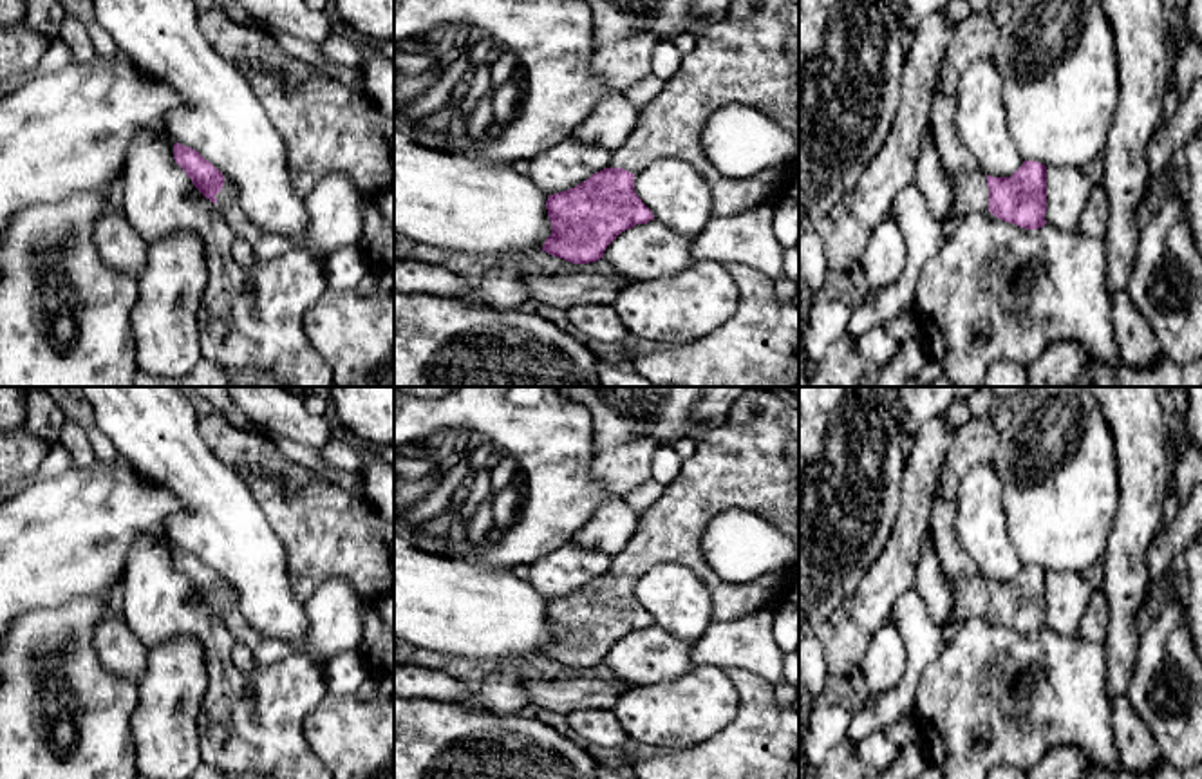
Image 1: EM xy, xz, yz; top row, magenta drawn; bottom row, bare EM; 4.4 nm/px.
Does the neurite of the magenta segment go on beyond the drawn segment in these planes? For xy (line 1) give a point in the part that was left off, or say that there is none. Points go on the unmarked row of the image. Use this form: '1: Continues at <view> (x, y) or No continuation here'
1: Continues at xy (266, 649)

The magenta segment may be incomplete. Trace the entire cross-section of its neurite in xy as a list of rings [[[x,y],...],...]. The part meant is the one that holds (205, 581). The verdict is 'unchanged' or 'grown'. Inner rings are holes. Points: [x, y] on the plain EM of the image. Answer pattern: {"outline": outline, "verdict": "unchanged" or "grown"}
{"outline": [[[175,548],[174,564],[192,584],[193,591],[226,618],[237,642],[242,642],[251,649],[258,665],[271,665],[293,654],[287,642],[264,636],[244,620],[233,587],[228,586],[221,575],[206,566],[199,557]]], "verdict": "grown"}

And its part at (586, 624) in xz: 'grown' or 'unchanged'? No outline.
grown

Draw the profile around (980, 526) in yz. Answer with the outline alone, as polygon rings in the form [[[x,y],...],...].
[[[992,461],[972,466],[956,492],[956,537],[985,580],[992,582],[1010,582],[1023,569],[1007,533],[1001,493]]]

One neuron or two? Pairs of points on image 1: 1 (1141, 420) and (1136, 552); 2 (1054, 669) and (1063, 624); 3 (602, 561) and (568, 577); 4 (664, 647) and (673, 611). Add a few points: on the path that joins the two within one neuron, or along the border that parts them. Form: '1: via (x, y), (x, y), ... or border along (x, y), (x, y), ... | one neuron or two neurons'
1: via (1141, 452), (1141, 506), (1137, 519) | one neuron
2: border along (1047, 628), (1079, 638) | two neurons
3: via (593, 563), (577, 568) | one neuron
4: border along (655, 622), (693, 644) | two neurons

